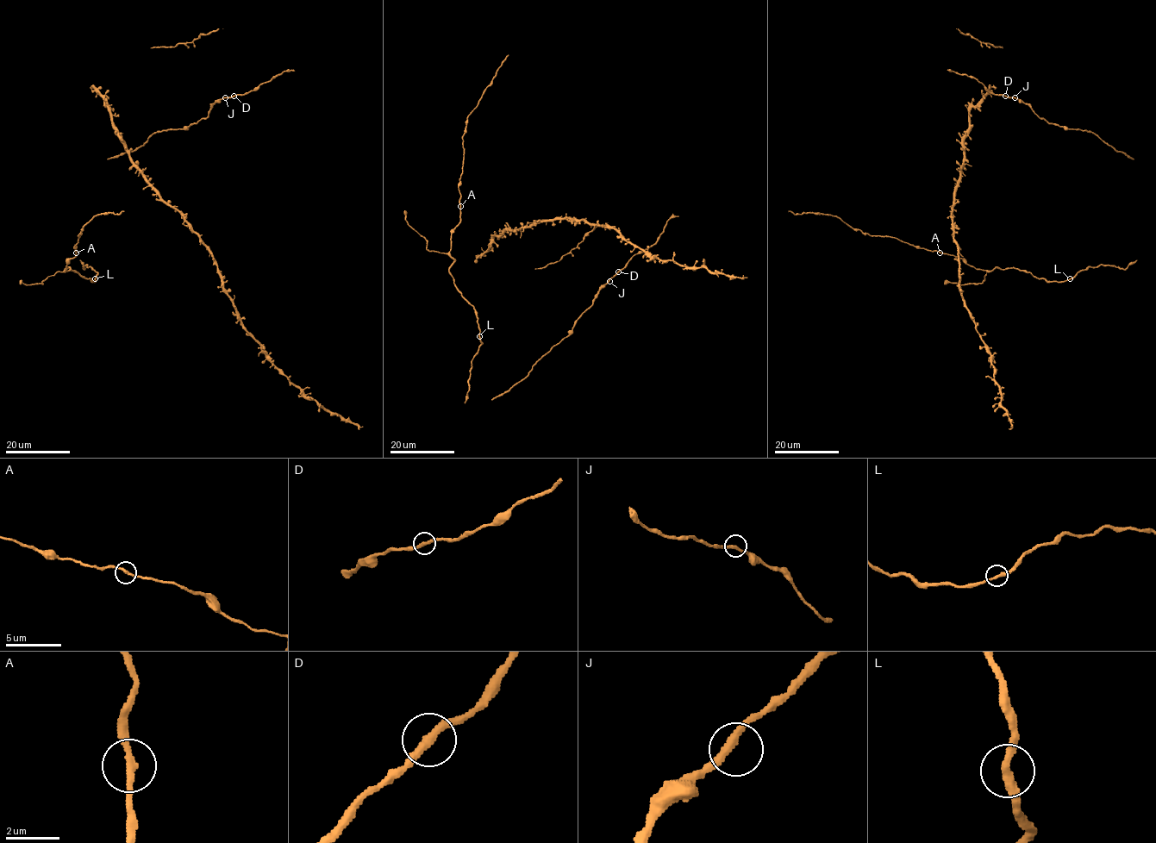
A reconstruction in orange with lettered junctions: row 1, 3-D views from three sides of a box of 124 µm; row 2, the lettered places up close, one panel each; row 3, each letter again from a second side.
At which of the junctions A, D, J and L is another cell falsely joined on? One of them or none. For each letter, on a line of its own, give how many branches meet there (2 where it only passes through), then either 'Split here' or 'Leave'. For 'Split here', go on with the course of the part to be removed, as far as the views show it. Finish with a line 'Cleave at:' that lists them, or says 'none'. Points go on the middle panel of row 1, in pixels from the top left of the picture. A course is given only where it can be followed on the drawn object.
A: Branches: 2. Leave
D: Branches: 2. Leave
J: Branches: 2. Leave
L: Branches: 2. Leave
Cleave at: none

